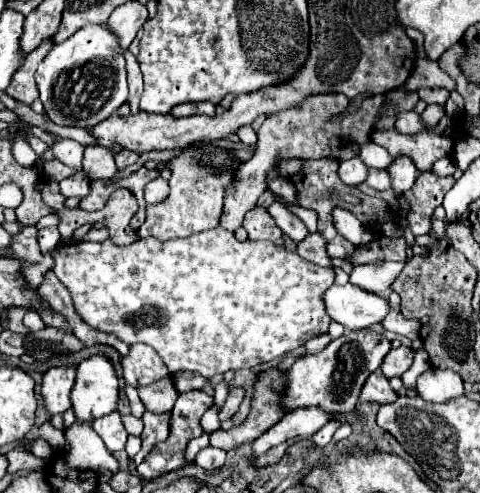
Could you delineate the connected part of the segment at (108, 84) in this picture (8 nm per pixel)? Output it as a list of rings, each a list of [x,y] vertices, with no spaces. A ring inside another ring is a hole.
[[[105,26],[81,28],[63,44],[53,46],[39,64],[35,80],[47,118],[59,126],[93,128],[127,100],[123,52],[117,48],[117,36]]]

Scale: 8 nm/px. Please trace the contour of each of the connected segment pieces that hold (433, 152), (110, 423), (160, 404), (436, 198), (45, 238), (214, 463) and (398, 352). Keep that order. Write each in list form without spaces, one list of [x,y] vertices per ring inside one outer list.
[[[395,128],[377,130],[373,134],[373,142],[387,148],[389,154],[405,154],[413,158],[419,170],[429,170],[435,160],[453,154],[455,140],[451,136],[433,134],[433,132],[417,132],[417,134],[401,134]]]
[[[113,412],[111,416],[99,418],[91,426],[99,434],[99,438],[105,442],[105,446],[107,446],[109,452],[117,452],[117,450],[125,448],[127,432],[125,432],[125,428],[121,428],[119,412]]]
[[[169,376],[153,382],[149,386],[137,386],[139,398],[145,406],[145,410],[153,412],[153,414],[163,414],[163,412],[171,412],[175,400],[177,400],[177,392],[173,388],[173,384],[169,384]]]
[[[423,172],[417,178],[415,186],[409,188],[403,194],[407,198],[407,202],[411,204],[407,221],[415,236],[429,233],[429,223],[431,223],[431,216],[434,213],[435,206],[439,206],[443,202],[443,196],[451,186],[453,186],[451,176],[449,178],[439,178],[435,174]]]
[[[57,226],[39,230],[39,244],[41,244],[41,250],[43,250],[43,252],[51,252],[51,250],[57,246],[59,238],[61,238],[61,236],[59,236]]]
[[[207,446],[195,456],[195,464],[205,468],[205,470],[217,470],[225,464],[225,452],[221,452],[213,446]]]
[[[399,346],[395,350],[391,350],[381,364],[381,372],[387,378],[393,376],[401,376],[405,370],[409,370],[409,366],[413,364],[413,352],[409,352],[409,346]]]

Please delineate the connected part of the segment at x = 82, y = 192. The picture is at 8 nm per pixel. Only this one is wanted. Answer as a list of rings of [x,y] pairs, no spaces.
[[[77,172],[77,174],[73,174],[73,176],[69,176],[69,178],[65,178],[65,180],[61,180],[59,182],[59,186],[61,186],[61,194],[63,196],[79,196],[79,198],[85,198],[87,194],[89,194],[89,178],[83,174],[83,172]]]

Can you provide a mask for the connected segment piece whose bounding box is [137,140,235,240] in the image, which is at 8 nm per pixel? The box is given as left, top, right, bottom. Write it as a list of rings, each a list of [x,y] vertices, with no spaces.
[[[219,140],[219,142],[209,142],[207,148],[189,148],[185,152],[181,152],[181,156],[173,158],[173,170],[171,170],[171,194],[165,202],[155,204],[155,206],[147,206],[147,220],[143,222],[143,226],[137,230],[139,238],[145,236],[155,236],[159,240],[171,240],[171,238],[187,238],[193,234],[199,234],[203,230],[211,230],[219,224],[219,216],[221,216],[221,208],[223,208],[223,192],[225,186],[231,184],[233,178],[233,168],[231,164],[235,162],[235,156],[229,154],[229,146]]]

